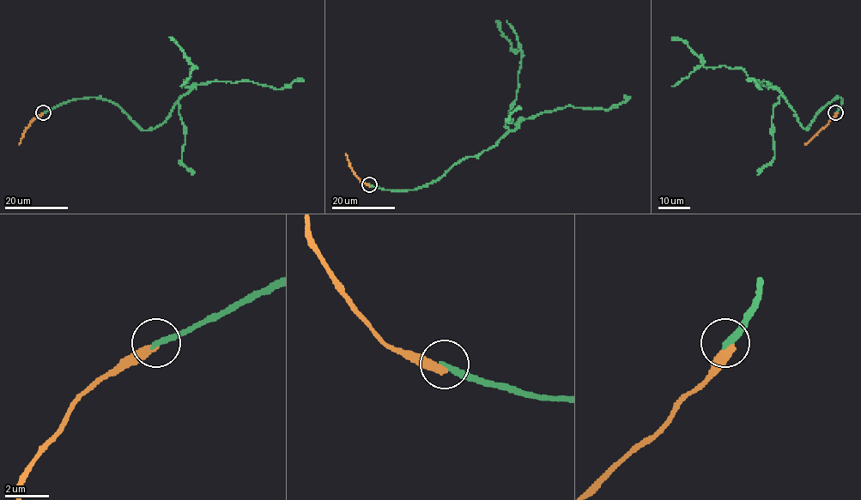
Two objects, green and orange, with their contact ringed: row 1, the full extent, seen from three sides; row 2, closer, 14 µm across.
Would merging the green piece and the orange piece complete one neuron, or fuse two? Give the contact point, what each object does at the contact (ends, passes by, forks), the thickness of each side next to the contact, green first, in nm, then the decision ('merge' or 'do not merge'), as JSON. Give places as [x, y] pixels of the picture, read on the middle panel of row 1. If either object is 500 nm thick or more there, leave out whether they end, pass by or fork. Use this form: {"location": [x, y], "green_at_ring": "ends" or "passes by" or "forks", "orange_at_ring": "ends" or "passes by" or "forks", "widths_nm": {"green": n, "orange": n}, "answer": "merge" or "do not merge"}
{"location": [369, 184], "green_at_ring": "ends", "orange_at_ring": "ends", "widths_nm": {"green": 280, "orange": 400}, "answer": "do not merge"}

